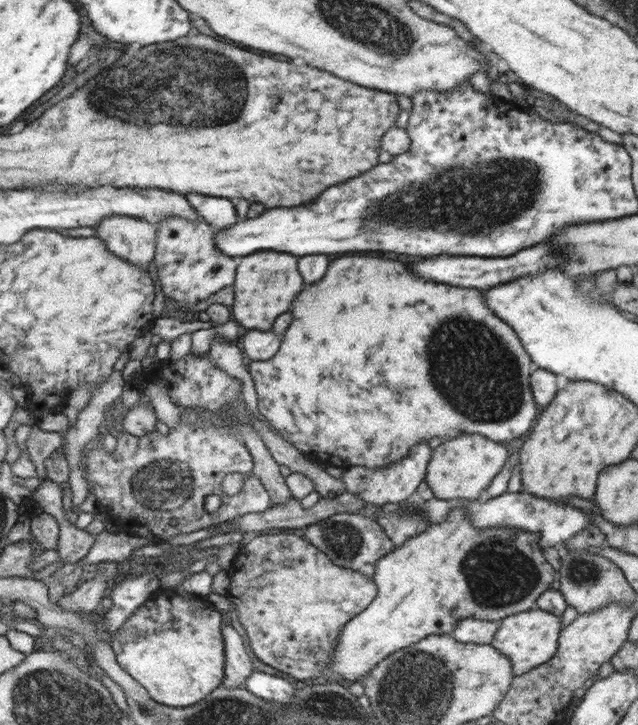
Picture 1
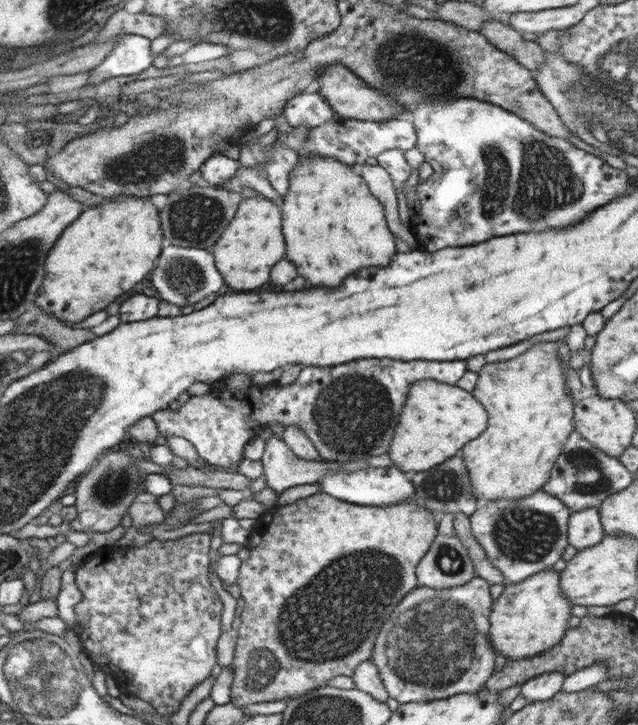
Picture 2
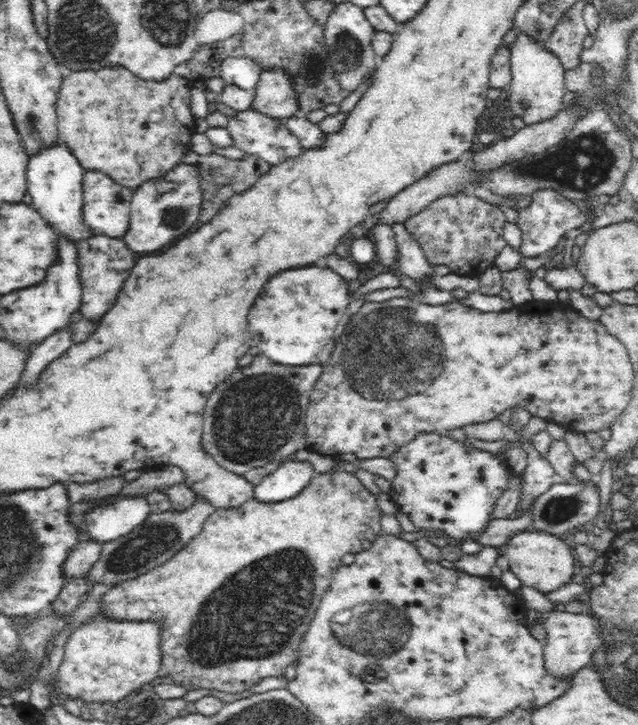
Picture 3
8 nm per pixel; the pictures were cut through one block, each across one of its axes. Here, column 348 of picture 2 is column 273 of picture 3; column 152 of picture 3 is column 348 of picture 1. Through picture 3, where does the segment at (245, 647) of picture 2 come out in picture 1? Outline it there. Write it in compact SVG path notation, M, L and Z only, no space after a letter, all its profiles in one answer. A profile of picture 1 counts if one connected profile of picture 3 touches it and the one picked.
M295 534L260 535L249 543L243 543L229 573L231 602L236 605L238 620L246 630L252 651L260 662L309 683L322 680L325 668L331 664L340 632L350 620L365 611L376 596L372 577L351 568L342 568L316 545Z

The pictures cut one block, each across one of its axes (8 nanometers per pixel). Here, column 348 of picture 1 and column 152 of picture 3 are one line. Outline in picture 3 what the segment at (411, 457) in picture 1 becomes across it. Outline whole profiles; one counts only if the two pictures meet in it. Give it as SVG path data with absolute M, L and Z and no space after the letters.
M172 465L143 470L136 480L126 483L114 496L145 497L154 491L163 492L174 484L185 484L184 478L184 471Z

